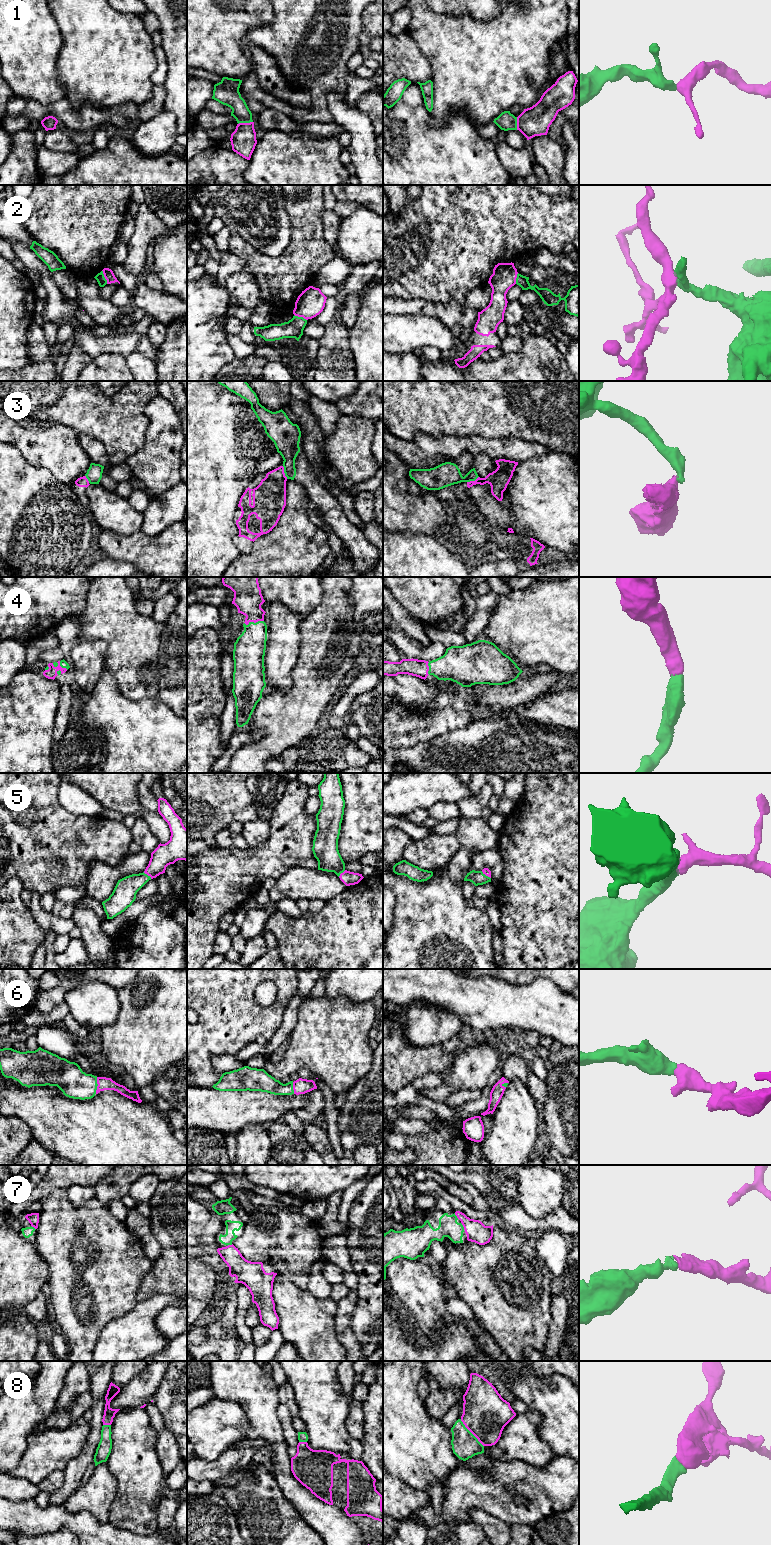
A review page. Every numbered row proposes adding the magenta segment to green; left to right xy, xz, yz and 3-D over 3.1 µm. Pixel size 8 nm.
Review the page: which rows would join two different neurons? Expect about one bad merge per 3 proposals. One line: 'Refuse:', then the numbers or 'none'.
Refuse: 2, 3

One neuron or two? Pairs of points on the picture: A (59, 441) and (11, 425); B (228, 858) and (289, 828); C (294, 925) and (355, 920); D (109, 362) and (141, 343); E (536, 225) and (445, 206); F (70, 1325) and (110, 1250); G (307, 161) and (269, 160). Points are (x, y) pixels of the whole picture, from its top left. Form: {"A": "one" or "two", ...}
{"A": "one", "B": "one", "C": "one", "D": "two", "E": "one", "F": "one", "G": "one"}

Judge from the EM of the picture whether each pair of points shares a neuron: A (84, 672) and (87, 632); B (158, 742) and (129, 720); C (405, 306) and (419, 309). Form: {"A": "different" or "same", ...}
{"A": "different", "B": "same", "C": "same"}

